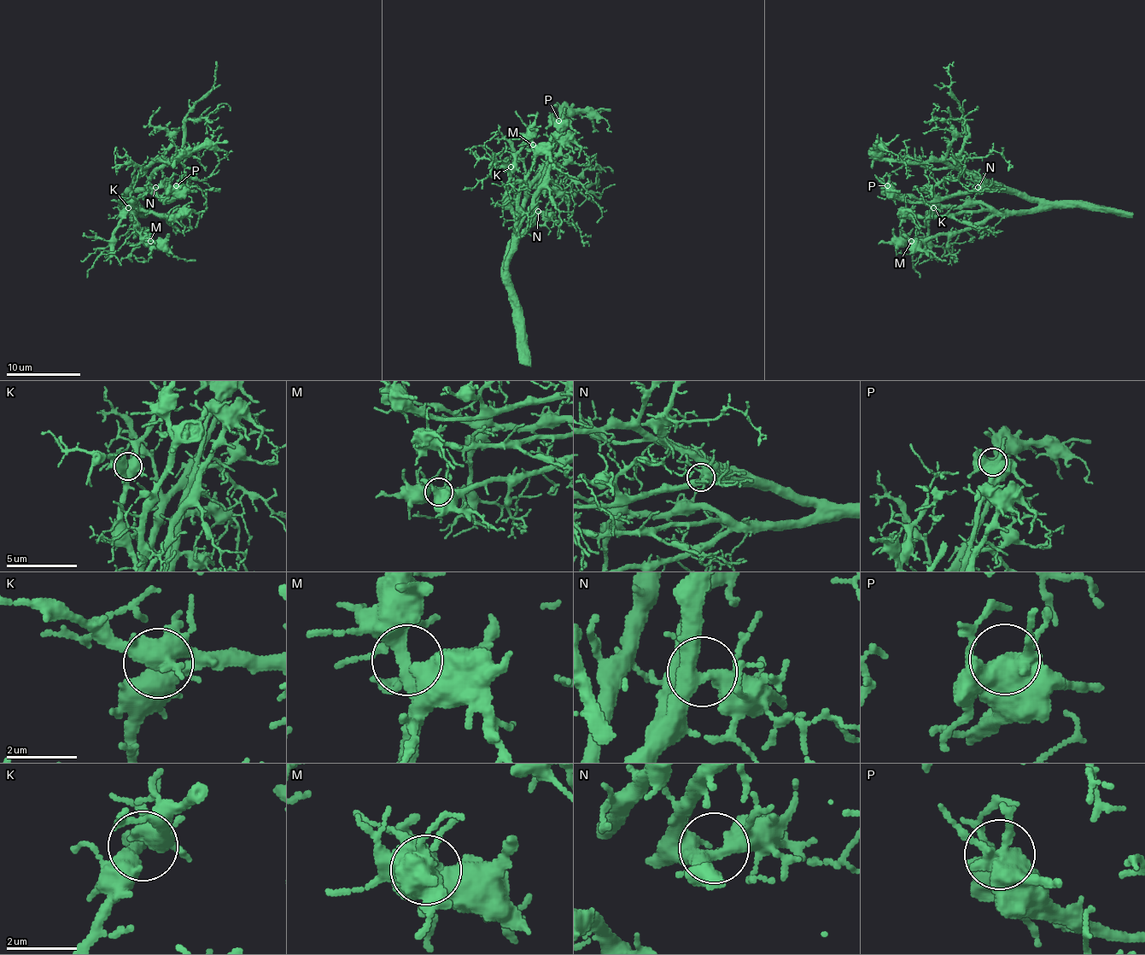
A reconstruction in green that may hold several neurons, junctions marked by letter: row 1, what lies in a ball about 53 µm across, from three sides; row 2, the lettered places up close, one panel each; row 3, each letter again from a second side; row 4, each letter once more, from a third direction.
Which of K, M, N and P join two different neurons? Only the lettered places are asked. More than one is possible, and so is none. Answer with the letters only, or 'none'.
none

